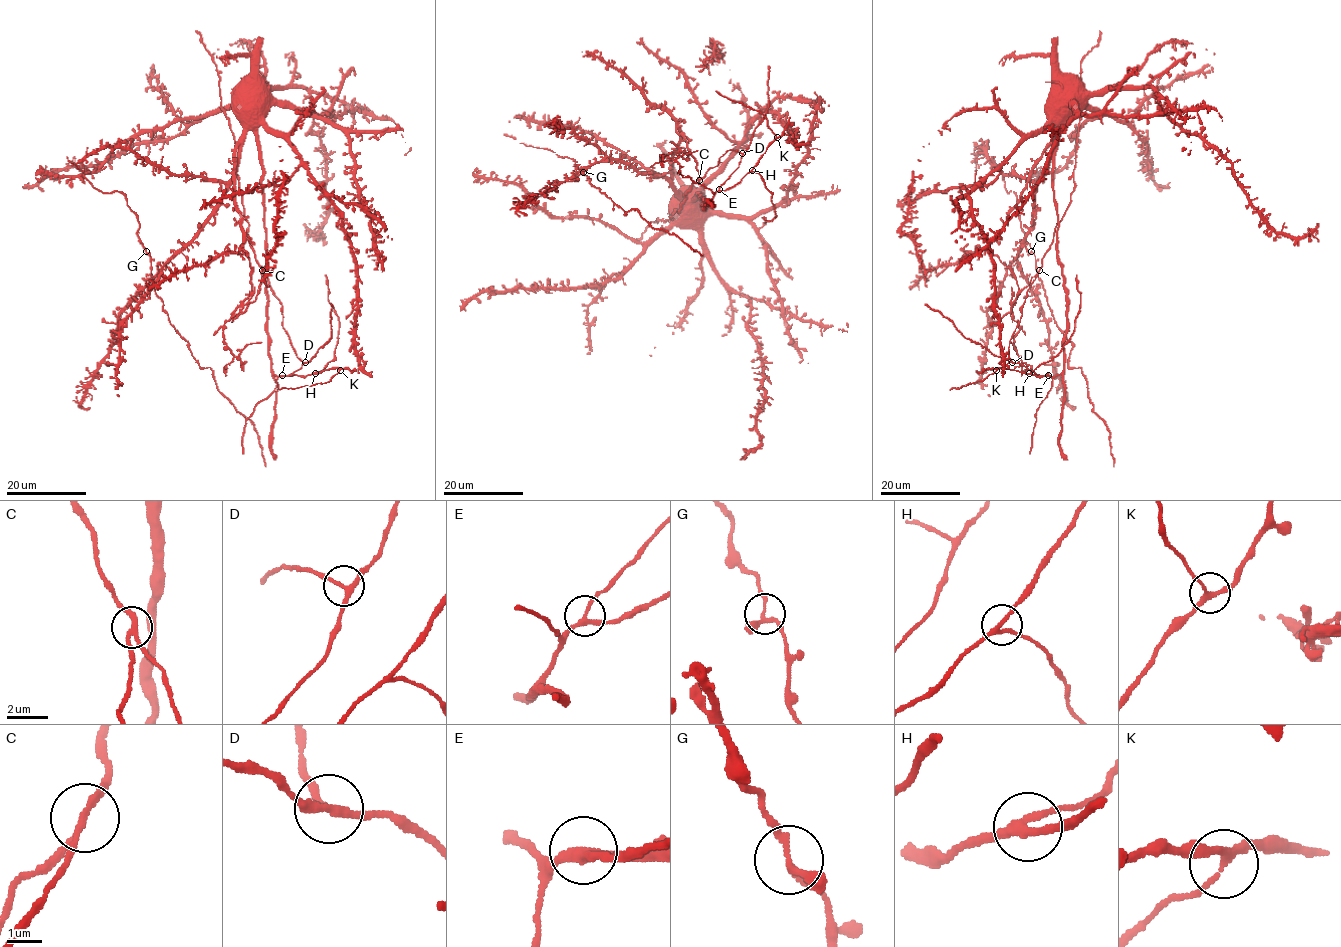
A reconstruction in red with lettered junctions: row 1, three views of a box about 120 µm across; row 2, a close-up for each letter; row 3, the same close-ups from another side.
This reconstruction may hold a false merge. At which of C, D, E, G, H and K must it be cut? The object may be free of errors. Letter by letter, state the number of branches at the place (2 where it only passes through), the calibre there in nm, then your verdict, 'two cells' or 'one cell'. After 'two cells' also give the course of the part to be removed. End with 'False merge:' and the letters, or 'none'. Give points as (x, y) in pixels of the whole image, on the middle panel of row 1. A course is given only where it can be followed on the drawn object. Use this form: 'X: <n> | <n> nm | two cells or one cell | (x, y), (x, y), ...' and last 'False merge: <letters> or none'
C: 3 | 190 nm | two cells | (698, 180), (696, 160), (691, 155), (682, 152), (666, 154), (660, 160), (663, 154), (672, 159), (698, 150)
D: 3 | 220 nm | one cell
E: 3 | 240 nm | one cell
G: 3 | 170 nm | one cell
H: 3 | 240 nm | one cell
K: 3 | 200 nm | one cell
False merge: C

